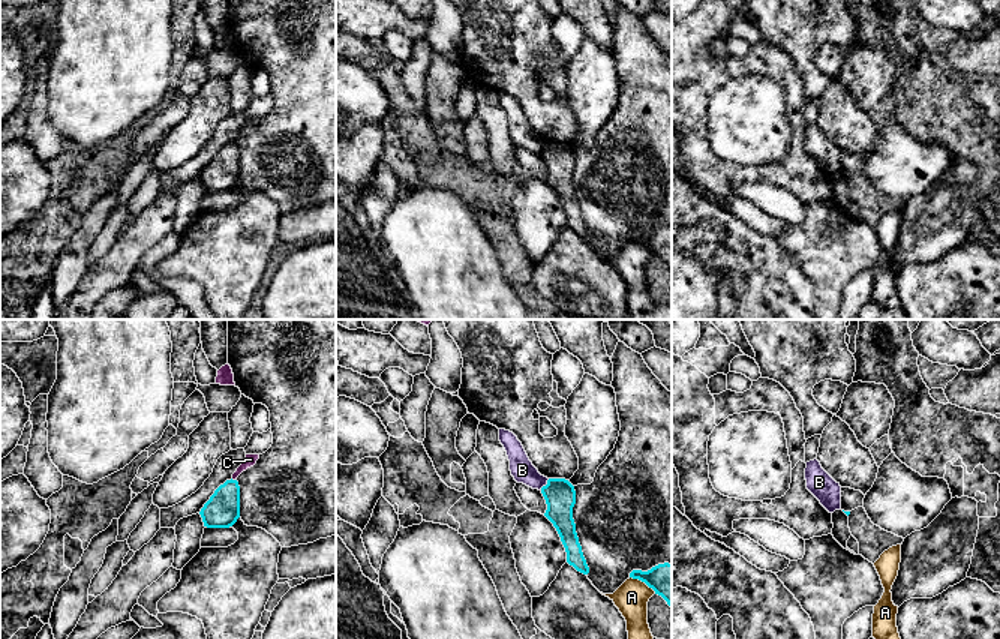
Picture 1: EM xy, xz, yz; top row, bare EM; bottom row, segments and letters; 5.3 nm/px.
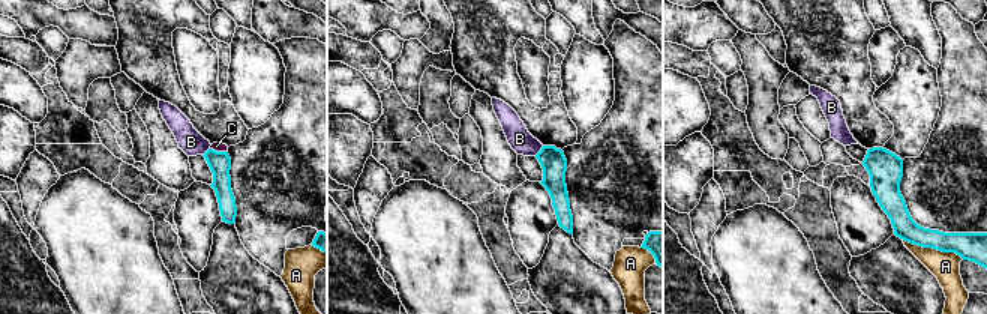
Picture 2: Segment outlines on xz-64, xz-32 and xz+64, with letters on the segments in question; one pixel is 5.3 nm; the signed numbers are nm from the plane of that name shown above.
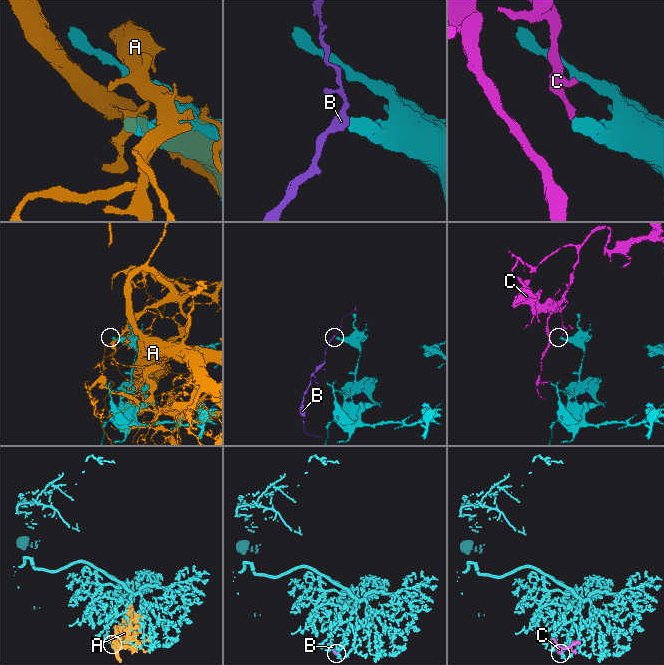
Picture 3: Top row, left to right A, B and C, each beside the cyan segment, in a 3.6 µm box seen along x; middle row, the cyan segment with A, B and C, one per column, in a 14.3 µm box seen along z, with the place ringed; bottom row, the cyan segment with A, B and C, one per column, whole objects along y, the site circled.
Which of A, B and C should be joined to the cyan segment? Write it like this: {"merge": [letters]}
{"merge": []}

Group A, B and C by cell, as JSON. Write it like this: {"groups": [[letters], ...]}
{"groups": [["A"], ["B"], ["C"]]}

